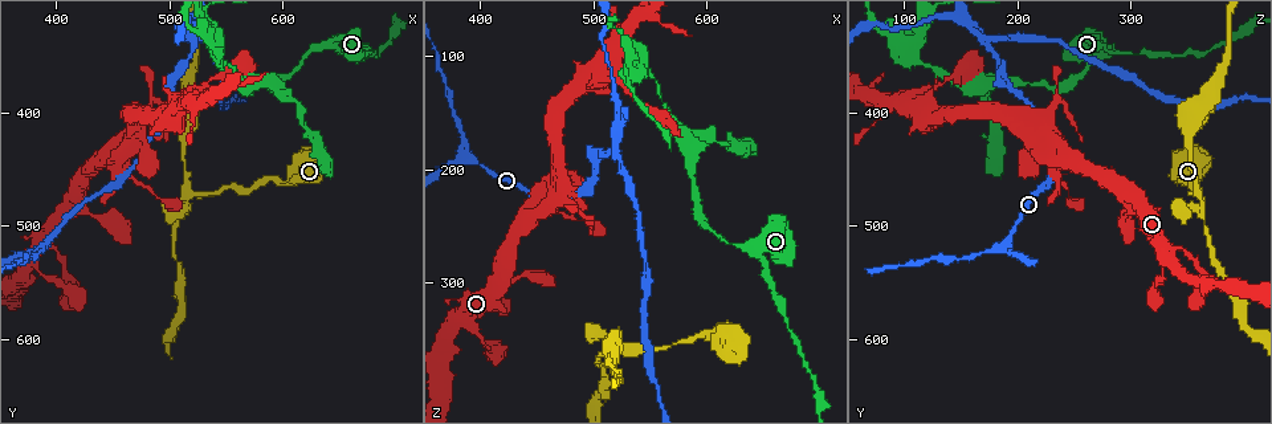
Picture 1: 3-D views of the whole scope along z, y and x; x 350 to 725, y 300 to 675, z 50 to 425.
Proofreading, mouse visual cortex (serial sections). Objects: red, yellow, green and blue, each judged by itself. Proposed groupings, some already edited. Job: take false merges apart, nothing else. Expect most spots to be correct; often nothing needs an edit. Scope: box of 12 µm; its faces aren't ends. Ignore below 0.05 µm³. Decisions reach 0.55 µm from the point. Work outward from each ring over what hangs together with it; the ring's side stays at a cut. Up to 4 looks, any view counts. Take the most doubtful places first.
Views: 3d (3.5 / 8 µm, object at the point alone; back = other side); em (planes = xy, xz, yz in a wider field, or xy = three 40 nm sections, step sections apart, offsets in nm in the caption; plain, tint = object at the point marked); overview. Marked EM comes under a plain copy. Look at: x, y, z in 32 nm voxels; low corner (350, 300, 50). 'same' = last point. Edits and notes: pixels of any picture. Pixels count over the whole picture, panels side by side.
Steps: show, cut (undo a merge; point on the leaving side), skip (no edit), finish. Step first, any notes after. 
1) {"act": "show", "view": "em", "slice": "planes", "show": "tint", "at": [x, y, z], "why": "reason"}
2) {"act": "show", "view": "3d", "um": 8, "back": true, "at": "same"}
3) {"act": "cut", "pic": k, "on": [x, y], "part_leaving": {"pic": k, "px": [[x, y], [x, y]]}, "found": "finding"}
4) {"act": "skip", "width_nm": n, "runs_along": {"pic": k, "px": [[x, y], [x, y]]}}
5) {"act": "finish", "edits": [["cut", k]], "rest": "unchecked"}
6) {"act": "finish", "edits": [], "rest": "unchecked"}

{"act": "show", "view": "3d", "um": 3.5, "at": [628, 344, 266], "why": "arms run side by side"}

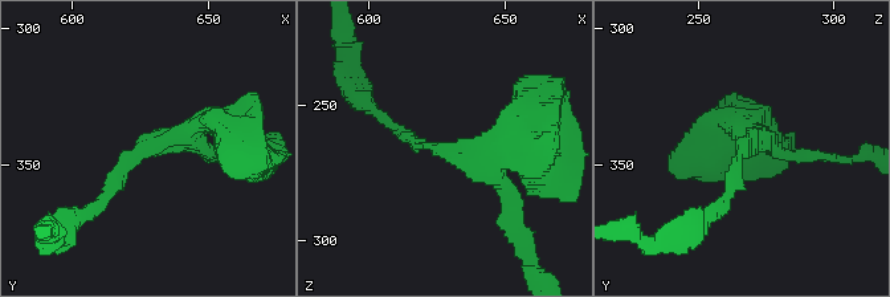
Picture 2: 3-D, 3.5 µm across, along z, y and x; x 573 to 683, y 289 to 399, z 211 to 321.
{"act": "show", "view": "em", "slice": "xy", "step": 5, "show": "tint", "at": [627, 342, 266]}

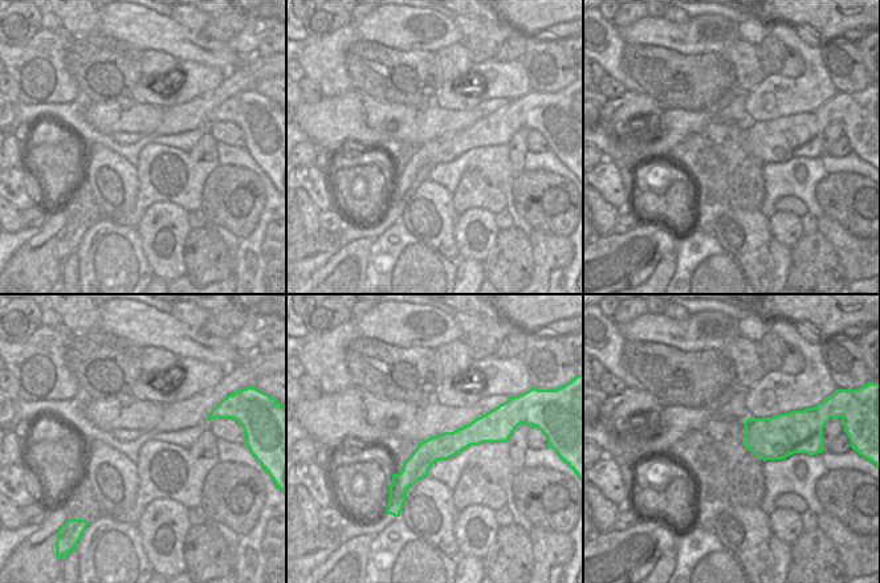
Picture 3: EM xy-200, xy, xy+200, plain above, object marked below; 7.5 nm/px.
{"act": "skip", "runs_along": {"pic": 2, "px": [[225, 129], [133, 153], [96, 206]]}, "found": "all the same cell"}

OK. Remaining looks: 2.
{"act": "show", "view": "em", "slice": "xy", "step": 1, "show": "tint", "at": [518, 474, 360], "why": "four or more arms meet"}

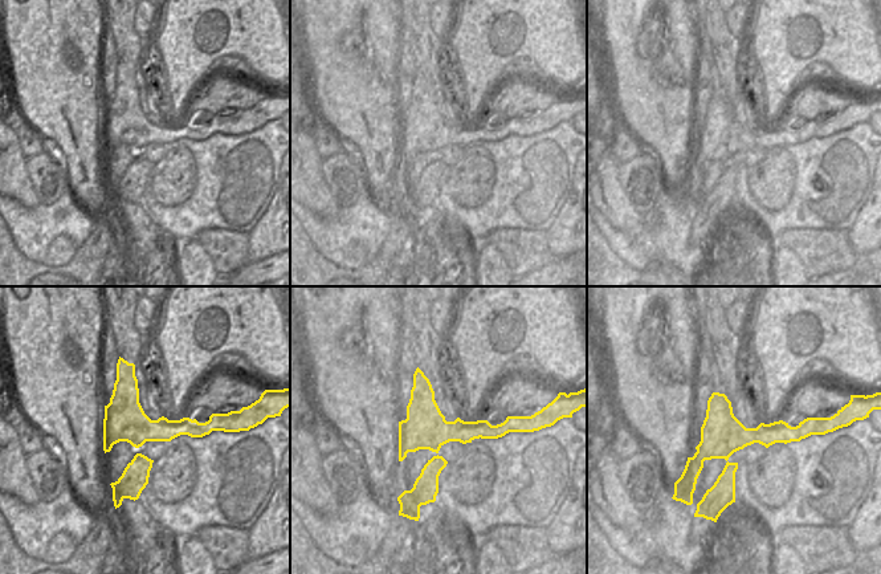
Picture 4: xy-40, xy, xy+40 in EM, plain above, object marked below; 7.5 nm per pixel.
{"act": "show", "view": "3d", "um": 3.5, "at": "same"}

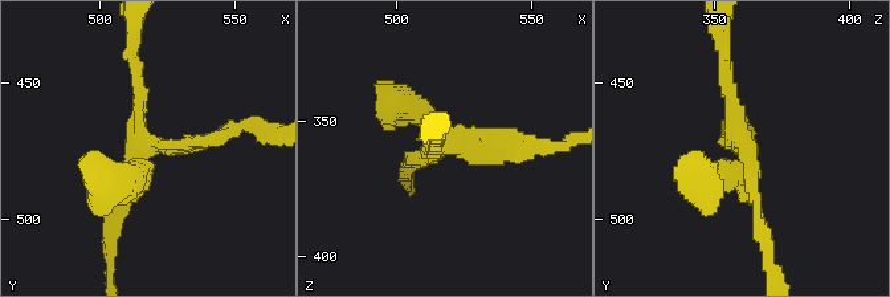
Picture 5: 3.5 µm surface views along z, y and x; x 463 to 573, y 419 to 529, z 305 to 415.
{"act": "skip", "width_nm": 340, "runs_along": {"pic": 5, "px": [[231, 130], [146, 142], [134, 56]]}, "found": "one cell here"}

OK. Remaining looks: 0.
{"act": "finish", "edits": [], "rest": "unchecked"}

